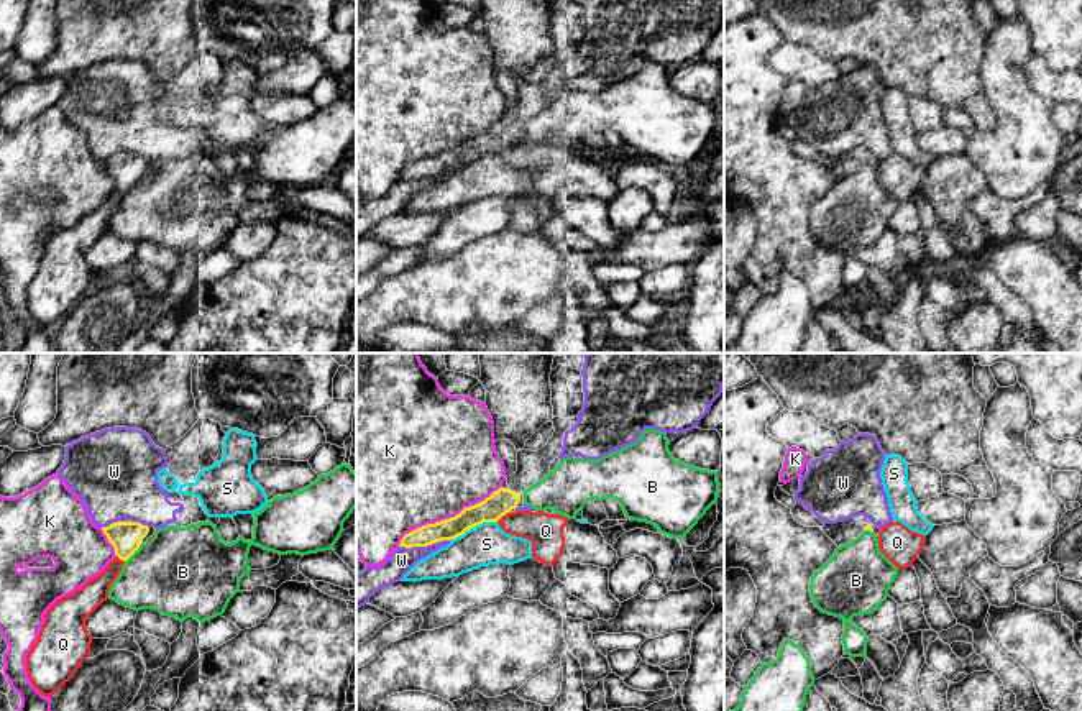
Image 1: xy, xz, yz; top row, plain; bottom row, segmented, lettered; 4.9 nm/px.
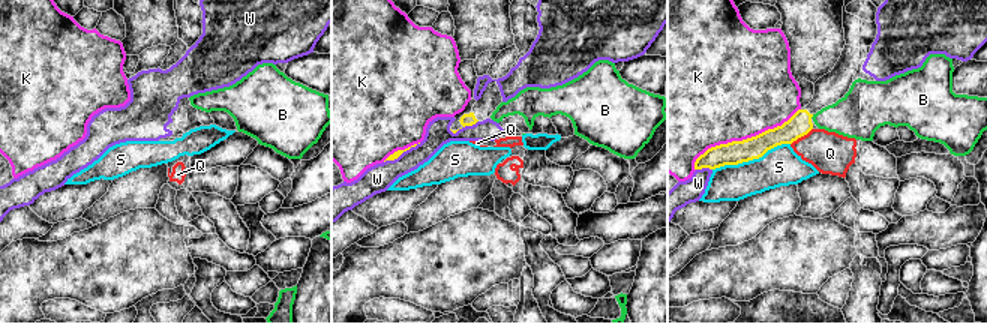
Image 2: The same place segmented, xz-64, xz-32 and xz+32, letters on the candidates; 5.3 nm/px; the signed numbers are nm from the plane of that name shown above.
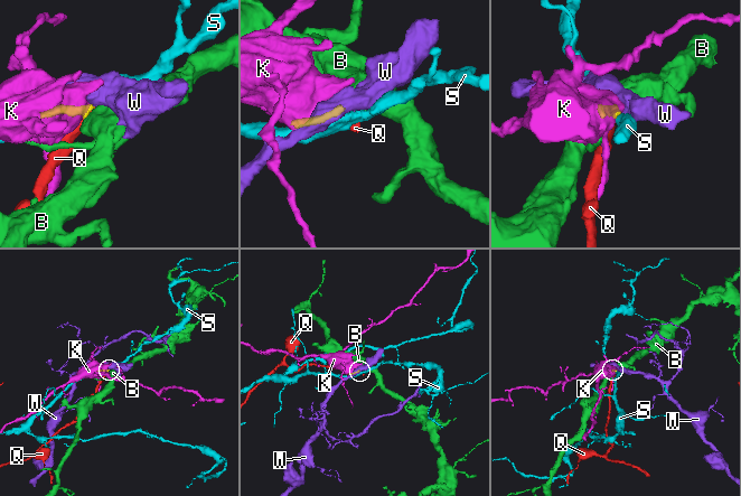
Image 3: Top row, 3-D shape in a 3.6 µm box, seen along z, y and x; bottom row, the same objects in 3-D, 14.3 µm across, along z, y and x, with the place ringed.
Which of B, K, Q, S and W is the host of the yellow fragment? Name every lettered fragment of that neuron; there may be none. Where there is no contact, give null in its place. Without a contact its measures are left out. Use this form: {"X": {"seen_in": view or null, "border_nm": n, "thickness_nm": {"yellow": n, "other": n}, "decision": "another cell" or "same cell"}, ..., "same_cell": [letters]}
{"B": {"seen_in": "xy", "border_nm": 130, "thickness_nm": {"yellow": 150, "other": 420}, "decision": "another cell"}, "K": {"seen_in": "xz", "border_nm": 600, "thickness_nm": {"yellow": 120, "other": 500}, "decision": "another cell"}, "Q": {"seen_in": "xz", "border_nm": 90, "thickness_nm": {"yellow": 120, "other": 180}, "decision": "another cell"}, "S": {"seen_in": "xz", "border_nm": 240, "thickness_nm": {"yellow": 120, "other": 200}, "decision": "another cell"}, "W": {"seen_in": "xz", "border_nm": 260, "thickness_nm": {"yellow": 110, "other": 120}, "decision": "another cell"}, "same_cell": []}

